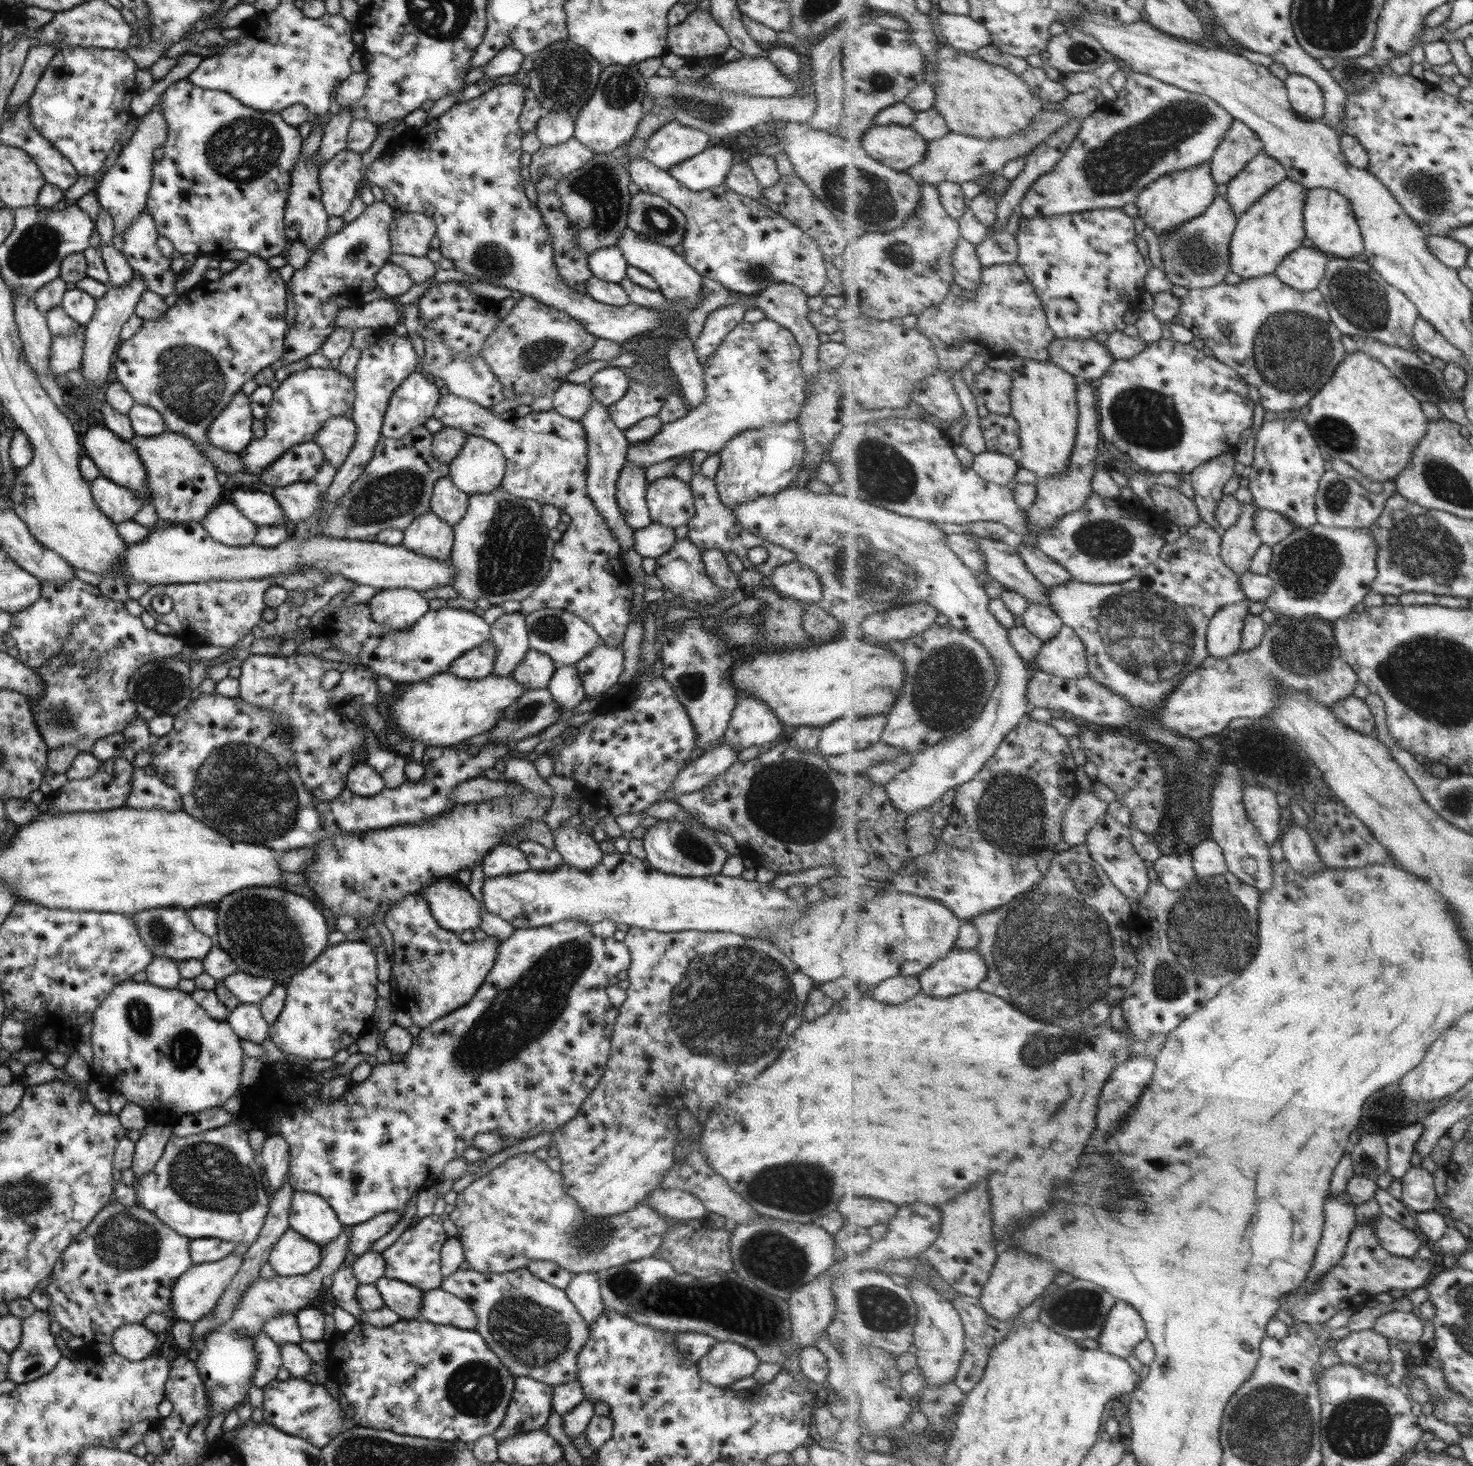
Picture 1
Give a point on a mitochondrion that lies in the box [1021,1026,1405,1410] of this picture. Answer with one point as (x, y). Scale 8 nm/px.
(1080, 1309)

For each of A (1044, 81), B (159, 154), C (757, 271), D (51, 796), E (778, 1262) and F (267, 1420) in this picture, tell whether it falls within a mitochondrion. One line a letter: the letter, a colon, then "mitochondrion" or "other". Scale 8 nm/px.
A: other
B: other
C: mitochondrion
D: other
E: mitochondrion
F: other

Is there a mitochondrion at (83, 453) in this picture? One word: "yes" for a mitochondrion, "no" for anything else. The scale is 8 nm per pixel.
no

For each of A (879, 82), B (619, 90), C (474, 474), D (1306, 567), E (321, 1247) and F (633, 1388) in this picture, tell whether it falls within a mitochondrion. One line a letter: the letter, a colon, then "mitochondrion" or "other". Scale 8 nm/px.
A: mitochondrion
B: mitochondrion
C: other
D: mitochondrion
E: other
F: other

